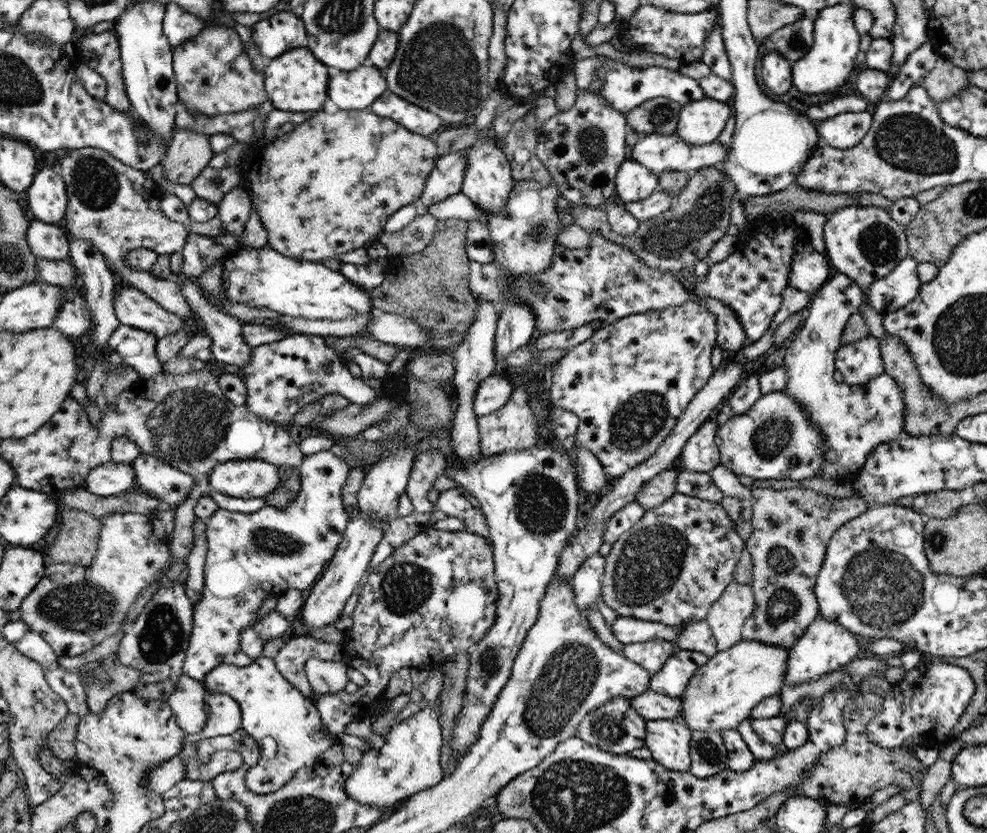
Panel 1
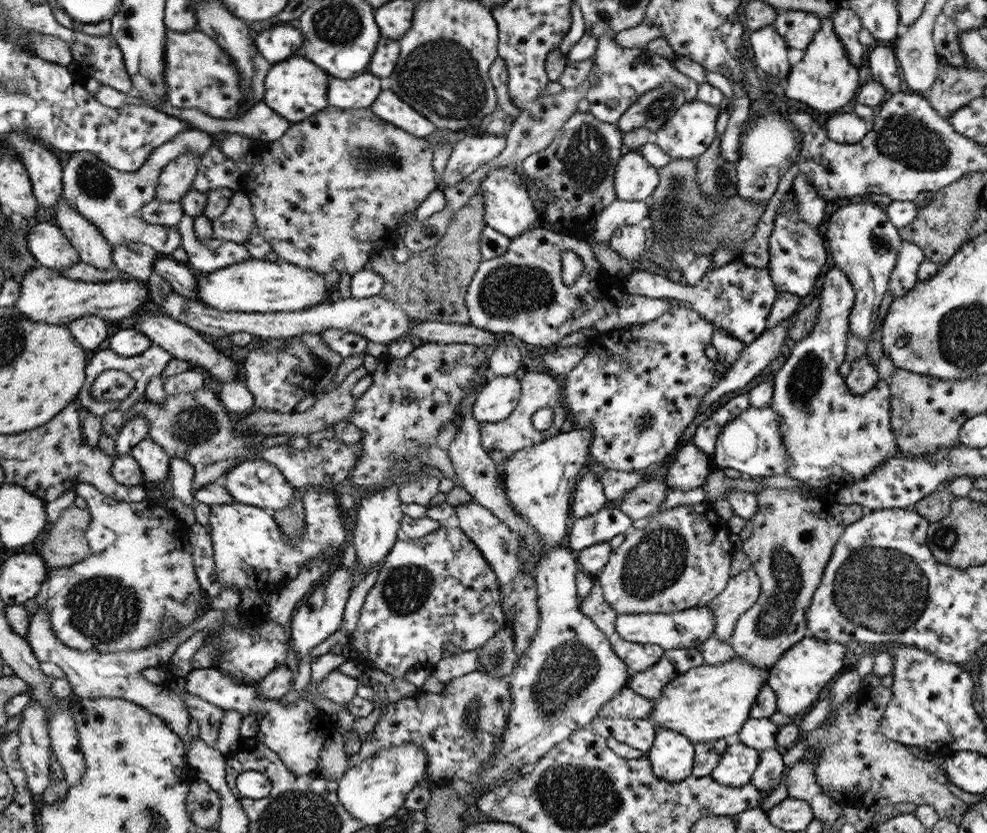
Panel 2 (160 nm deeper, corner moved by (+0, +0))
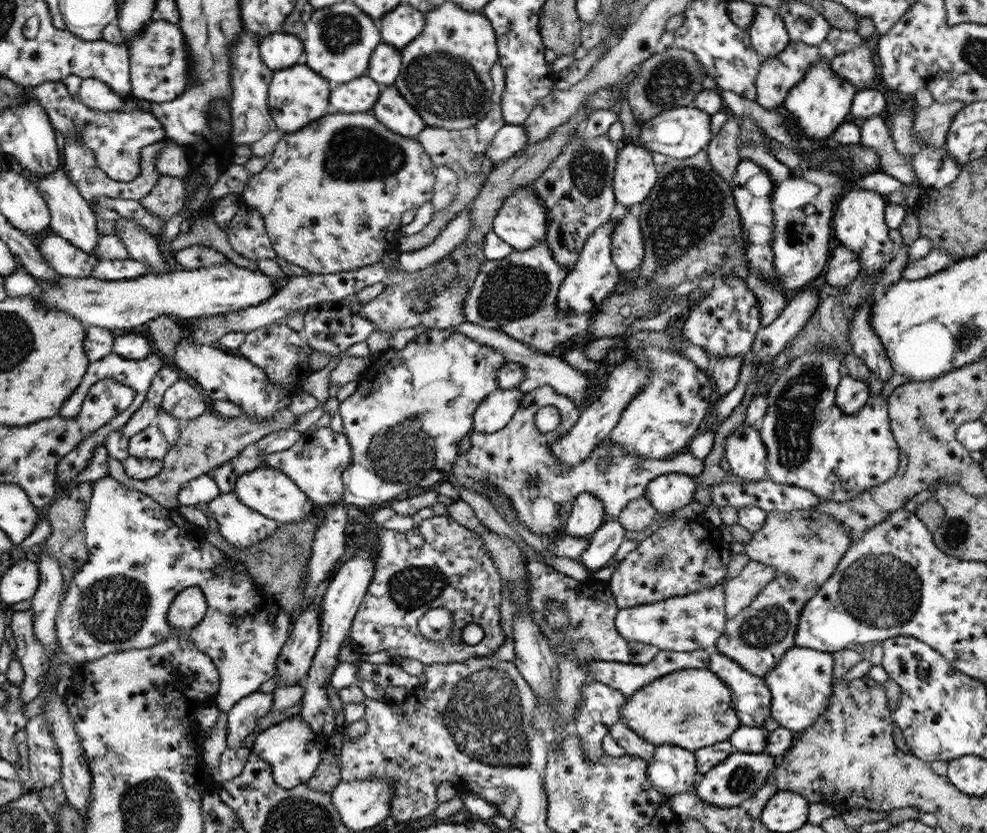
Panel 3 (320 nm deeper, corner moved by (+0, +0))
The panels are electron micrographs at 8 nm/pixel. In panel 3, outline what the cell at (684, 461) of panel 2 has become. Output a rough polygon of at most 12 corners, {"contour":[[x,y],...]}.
{"contour":[[674,472],[654,479],[644,495],[657,512],[686,506],[692,476]]}

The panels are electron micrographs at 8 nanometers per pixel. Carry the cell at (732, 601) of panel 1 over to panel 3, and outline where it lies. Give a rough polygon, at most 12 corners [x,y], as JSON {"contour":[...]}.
{"contour":[[750,561],[727,579],[728,618],[744,611],[775,579],[775,570]]}

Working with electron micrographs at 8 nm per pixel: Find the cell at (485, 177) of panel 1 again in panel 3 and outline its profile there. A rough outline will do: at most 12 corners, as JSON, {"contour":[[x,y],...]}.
{"contour":[[533,189],[504,201],[493,232],[513,251],[548,240],[548,214]]}

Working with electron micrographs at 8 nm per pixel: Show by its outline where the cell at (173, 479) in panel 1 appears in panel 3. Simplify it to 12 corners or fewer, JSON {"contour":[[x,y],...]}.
{"contour":[[155,423],[129,439],[129,457],[163,459],[168,439]]}

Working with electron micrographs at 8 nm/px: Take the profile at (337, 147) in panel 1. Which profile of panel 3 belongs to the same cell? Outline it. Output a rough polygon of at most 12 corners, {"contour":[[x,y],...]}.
{"contour":[[372,112],[281,133],[241,196],[310,274],[380,262],[432,158]]}

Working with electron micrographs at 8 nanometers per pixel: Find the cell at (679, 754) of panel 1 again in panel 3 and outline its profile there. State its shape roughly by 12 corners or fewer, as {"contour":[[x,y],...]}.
{"contour":[[657,746],[648,779],[670,798],[699,779],[696,752]]}

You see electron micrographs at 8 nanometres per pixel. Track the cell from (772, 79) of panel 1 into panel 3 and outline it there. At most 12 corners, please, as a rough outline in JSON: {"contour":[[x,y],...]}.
{"contour":[[755,5],[747,31],[766,59],[790,42],[782,17]]}

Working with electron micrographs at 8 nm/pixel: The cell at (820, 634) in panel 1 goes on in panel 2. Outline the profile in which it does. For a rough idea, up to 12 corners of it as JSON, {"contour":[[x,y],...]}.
{"contour":[[807,634],[769,670],[778,711],[801,719],[847,645]]}

